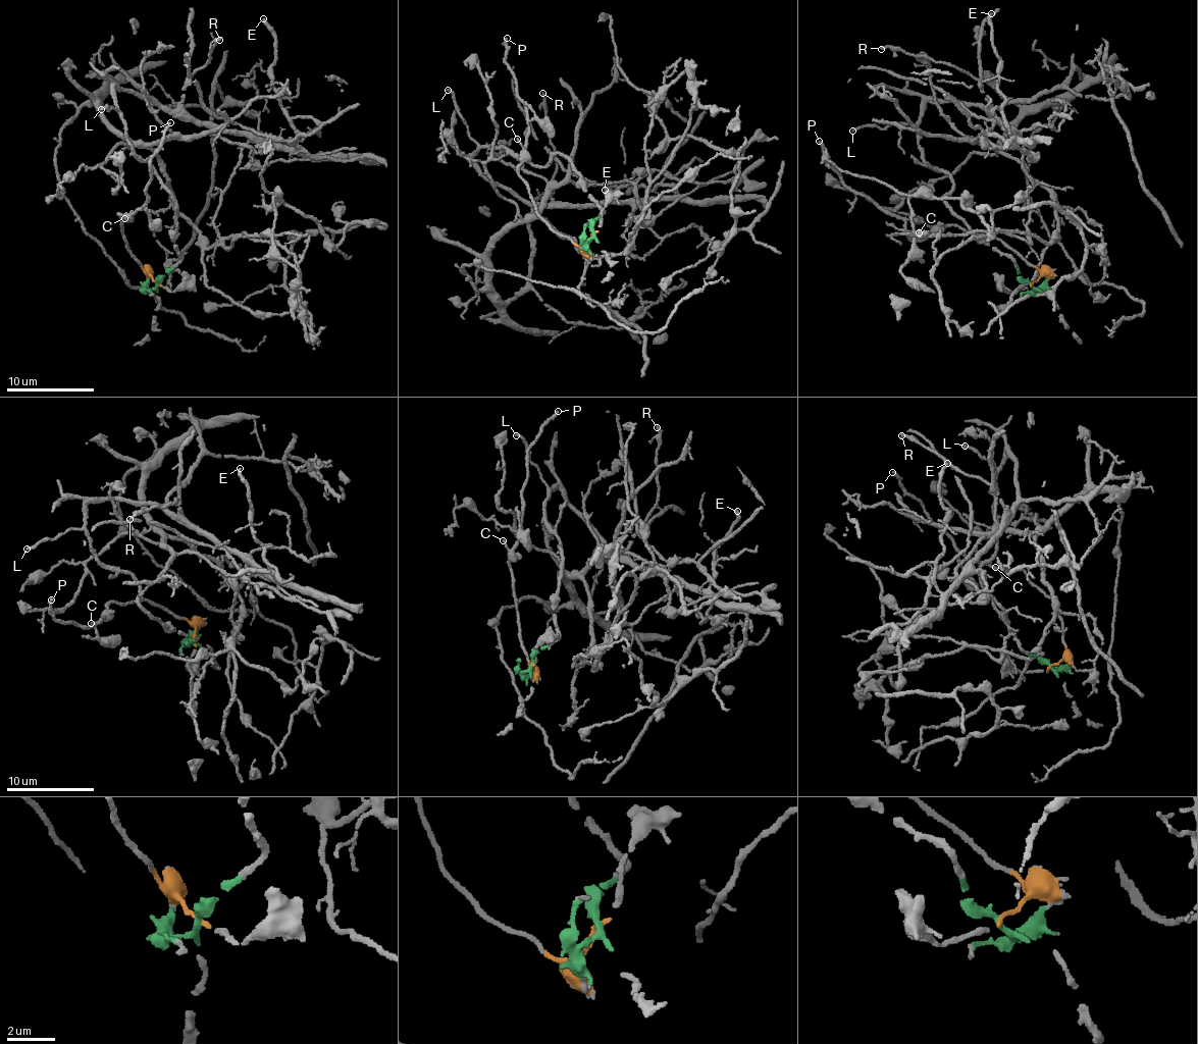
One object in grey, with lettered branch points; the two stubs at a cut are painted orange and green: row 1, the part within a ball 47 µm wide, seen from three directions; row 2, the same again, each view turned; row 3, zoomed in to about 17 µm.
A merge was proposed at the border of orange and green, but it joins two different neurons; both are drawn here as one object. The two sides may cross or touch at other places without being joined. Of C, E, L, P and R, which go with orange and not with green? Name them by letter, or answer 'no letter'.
C, P

